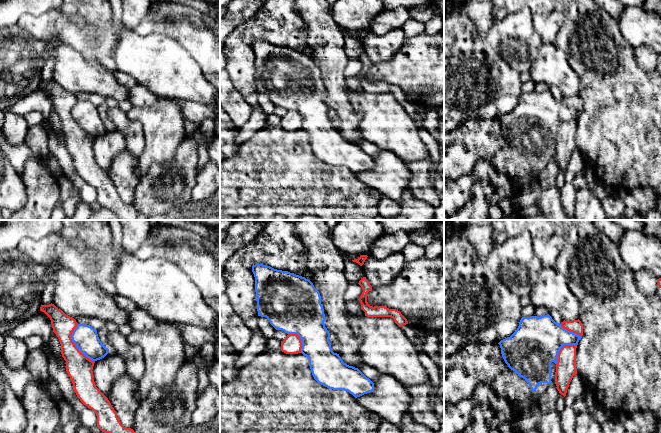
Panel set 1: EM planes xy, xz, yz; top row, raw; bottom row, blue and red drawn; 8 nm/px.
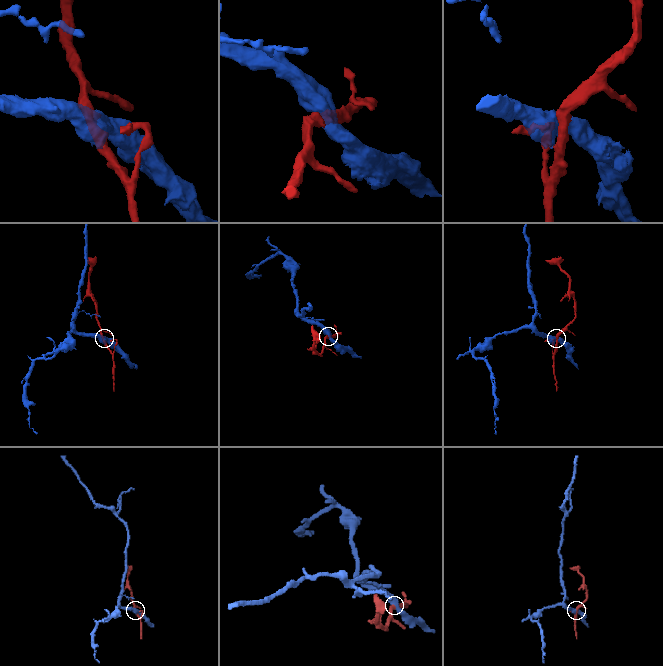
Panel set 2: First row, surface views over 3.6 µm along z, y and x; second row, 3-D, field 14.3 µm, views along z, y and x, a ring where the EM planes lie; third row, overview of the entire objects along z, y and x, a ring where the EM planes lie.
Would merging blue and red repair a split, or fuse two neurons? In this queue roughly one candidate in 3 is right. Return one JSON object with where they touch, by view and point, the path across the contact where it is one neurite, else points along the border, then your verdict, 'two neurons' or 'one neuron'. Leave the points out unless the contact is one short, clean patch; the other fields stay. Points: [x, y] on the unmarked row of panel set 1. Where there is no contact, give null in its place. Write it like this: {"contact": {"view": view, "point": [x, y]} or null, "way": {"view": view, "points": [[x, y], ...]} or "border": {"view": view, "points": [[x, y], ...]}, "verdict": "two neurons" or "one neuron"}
{"contact": {"view": "xy", "point": [75, 120]}, "border": {"view": "xy", "points": [[77, 100], [71, 111], [71, 116], [81, 128], [94, 137]]}, "verdict": "two neurons"}

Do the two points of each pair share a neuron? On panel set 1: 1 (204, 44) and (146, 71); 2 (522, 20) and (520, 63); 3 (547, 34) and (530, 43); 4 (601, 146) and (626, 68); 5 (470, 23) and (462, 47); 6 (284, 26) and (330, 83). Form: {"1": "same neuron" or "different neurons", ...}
{"1": "different neurons", "2": "same neuron", "3": "different neurons", "4": "same neuron", "5": "same neuron", "6": "different neurons"}

